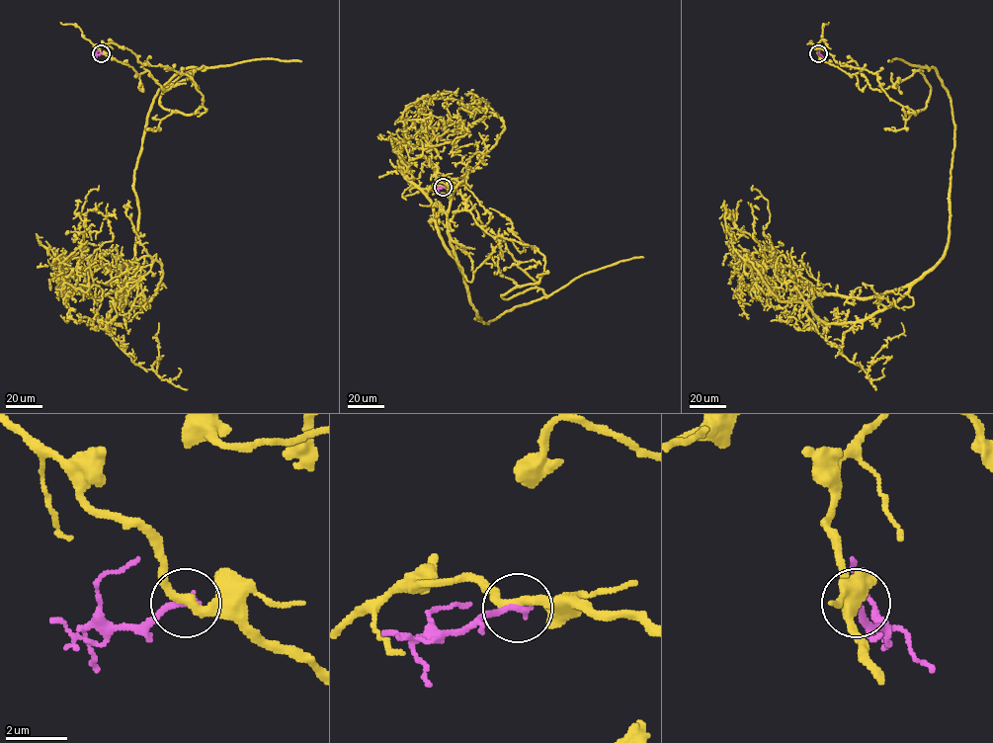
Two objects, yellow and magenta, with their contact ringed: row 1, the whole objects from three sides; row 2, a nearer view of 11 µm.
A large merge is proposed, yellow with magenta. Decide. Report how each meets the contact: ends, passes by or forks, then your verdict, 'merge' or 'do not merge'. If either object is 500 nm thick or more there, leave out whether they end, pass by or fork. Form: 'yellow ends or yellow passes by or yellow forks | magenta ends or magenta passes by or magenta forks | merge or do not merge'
yellow passes by | magenta ends | do not merge

